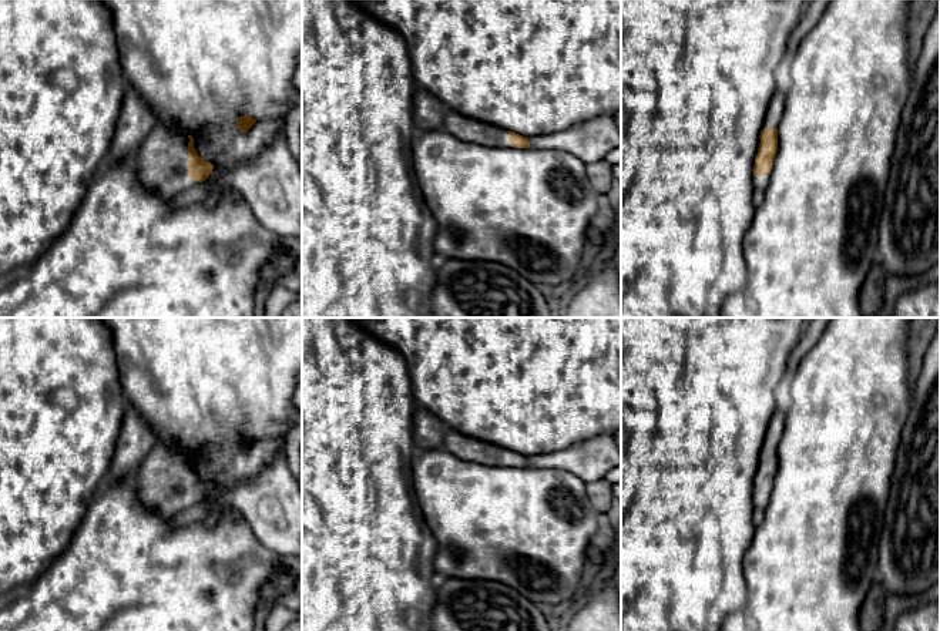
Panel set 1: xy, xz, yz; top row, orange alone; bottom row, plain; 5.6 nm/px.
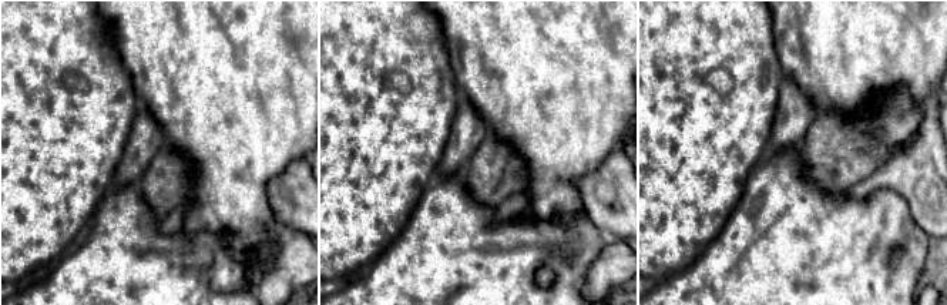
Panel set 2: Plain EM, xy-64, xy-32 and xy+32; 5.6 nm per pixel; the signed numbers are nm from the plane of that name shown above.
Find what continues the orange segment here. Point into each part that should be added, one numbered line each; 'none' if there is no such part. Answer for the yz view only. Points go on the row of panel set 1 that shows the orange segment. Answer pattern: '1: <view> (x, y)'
1: yz (759, 183)

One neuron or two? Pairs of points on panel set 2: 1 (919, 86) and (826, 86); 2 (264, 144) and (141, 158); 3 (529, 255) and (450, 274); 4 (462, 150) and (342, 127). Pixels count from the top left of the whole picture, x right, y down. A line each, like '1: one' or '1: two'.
1: one
2: two
3: one
4: two

